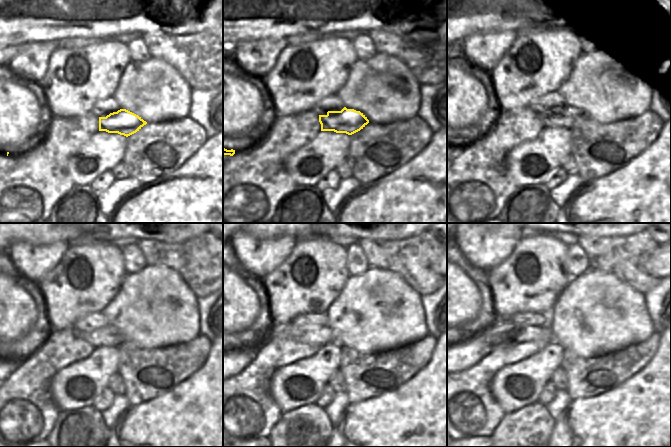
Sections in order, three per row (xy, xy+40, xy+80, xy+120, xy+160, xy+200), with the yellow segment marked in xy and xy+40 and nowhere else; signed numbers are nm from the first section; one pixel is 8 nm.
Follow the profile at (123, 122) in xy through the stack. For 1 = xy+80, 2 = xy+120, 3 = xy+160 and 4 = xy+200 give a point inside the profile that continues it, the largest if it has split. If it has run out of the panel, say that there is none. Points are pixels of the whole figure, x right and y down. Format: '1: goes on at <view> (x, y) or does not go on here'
1: goes on at xy+80 (565, 116)
2: goes on at xy+120 (108, 336)
3: goes on at xy+160 (324, 335)
4: goes on at xy+200 (495, 332)

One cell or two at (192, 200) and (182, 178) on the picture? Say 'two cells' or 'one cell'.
one cell

